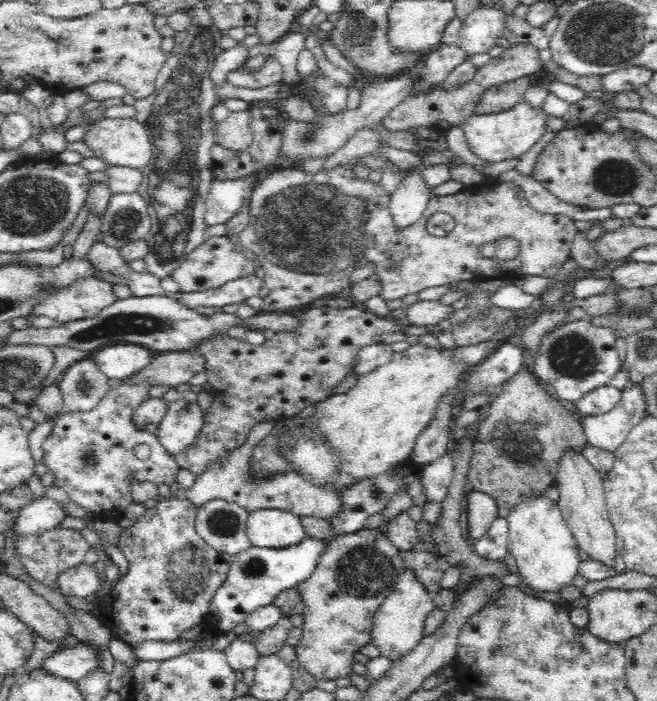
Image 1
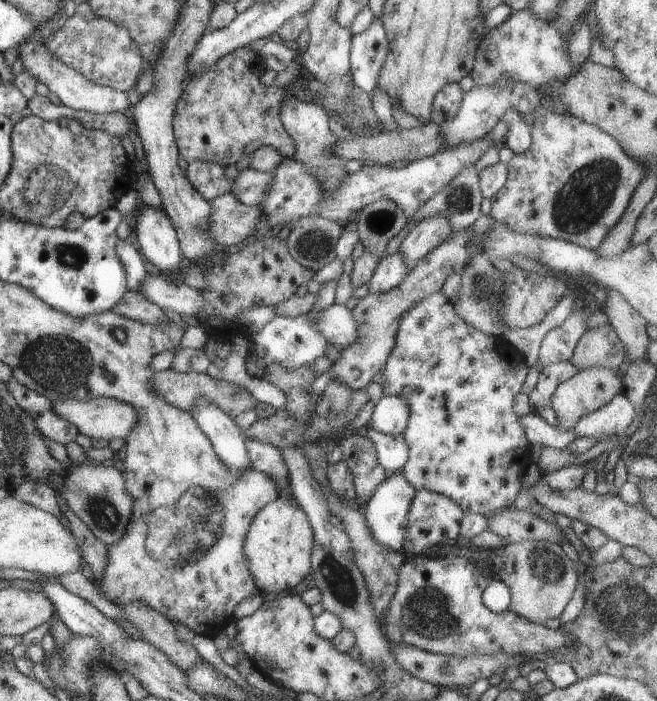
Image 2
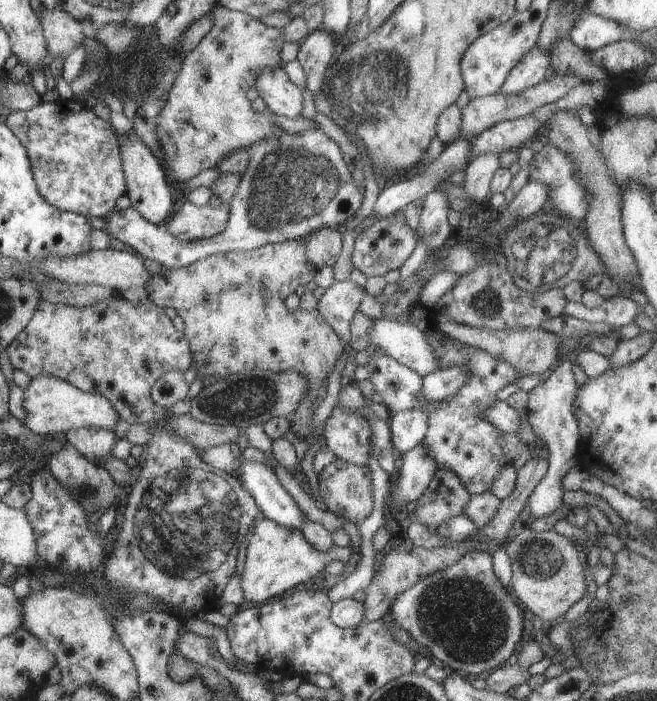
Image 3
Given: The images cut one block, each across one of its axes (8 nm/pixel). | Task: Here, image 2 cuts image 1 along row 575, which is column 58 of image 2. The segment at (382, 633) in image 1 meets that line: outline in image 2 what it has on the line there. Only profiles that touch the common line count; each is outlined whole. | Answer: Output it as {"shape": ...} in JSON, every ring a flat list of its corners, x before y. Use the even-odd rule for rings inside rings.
{"shape":[[96,397,87,401,63,400,52,403,52,409,63,421,75,426,81,435,99,440,111,441,124,439,138,422,138,413,133,405,113,399,112,397]]}

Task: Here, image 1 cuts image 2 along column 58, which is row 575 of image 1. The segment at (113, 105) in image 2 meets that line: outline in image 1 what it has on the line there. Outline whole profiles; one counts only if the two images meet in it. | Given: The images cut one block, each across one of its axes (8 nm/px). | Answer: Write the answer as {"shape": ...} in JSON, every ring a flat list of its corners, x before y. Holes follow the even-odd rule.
{"shape":[[82,562,58,576,58,587,65,598,86,599,99,590,101,579,93,566,93,564]]}

